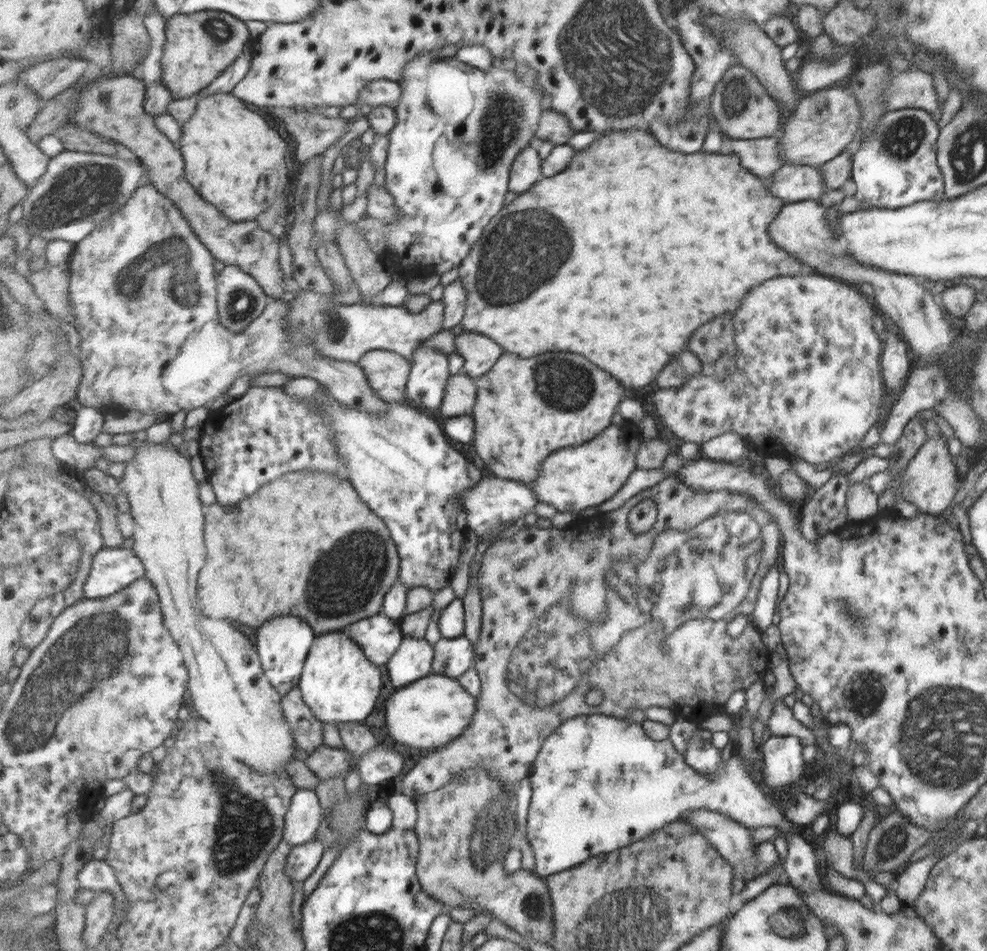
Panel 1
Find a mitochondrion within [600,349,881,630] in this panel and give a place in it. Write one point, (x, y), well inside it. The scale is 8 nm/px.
(721, 530)

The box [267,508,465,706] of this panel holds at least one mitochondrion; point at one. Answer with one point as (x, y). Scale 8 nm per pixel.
(366, 550)

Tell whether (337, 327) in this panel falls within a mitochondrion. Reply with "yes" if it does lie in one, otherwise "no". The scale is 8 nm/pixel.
yes

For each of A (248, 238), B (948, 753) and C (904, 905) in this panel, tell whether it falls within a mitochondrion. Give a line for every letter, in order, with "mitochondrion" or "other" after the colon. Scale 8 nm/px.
A: other
B: mitochondrion
C: other

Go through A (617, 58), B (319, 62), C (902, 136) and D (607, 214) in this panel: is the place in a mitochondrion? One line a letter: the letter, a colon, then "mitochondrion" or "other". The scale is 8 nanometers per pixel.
A: mitochondrion
B: other
C: mitochondrion
D: other

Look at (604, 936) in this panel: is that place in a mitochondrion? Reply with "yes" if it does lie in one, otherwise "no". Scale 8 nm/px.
yes

